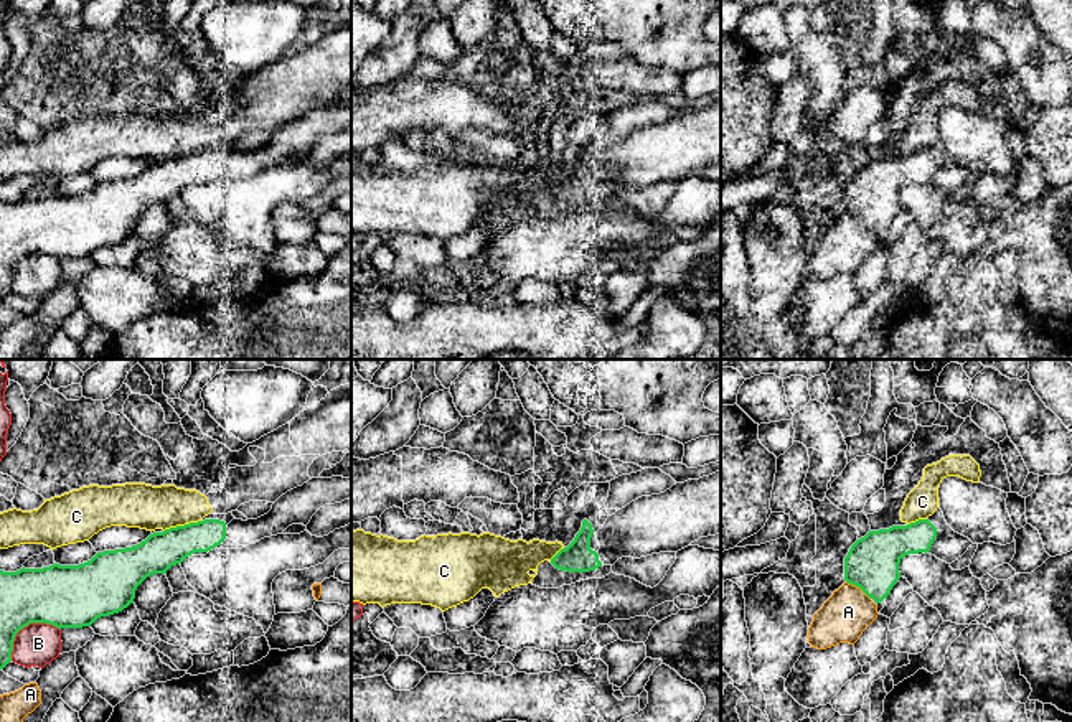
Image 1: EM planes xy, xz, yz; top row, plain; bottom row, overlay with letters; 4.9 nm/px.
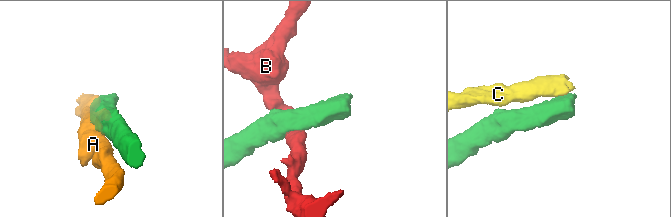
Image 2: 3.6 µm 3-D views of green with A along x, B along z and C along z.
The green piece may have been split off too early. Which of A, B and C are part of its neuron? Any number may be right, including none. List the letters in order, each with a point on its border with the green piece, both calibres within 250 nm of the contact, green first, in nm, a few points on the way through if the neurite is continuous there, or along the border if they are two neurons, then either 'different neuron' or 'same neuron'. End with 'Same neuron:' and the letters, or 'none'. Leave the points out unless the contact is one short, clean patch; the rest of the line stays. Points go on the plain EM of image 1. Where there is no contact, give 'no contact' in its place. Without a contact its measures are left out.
A: contact yz (858, 216); calibres 260 and 240 nm; different neuron
B: contact xy (25, 256); calibres 300 and 200 nm; different neuron
C: contact xy (182, 157); calibres 180 and 220 nm; border xy (200, 150), (170, 157), (164, 162); different neuron
Same neuron: none

